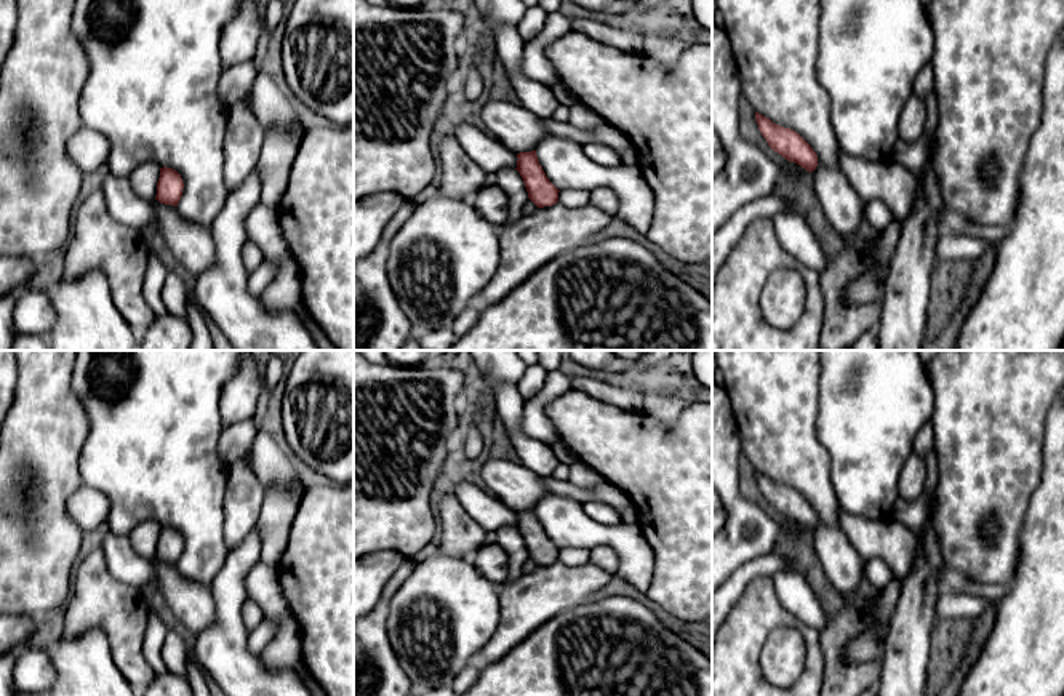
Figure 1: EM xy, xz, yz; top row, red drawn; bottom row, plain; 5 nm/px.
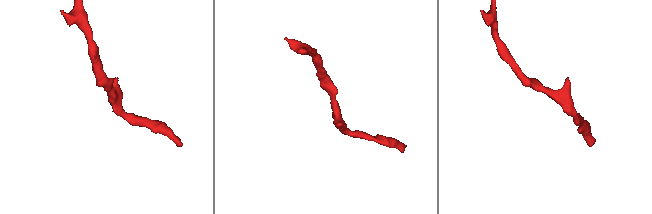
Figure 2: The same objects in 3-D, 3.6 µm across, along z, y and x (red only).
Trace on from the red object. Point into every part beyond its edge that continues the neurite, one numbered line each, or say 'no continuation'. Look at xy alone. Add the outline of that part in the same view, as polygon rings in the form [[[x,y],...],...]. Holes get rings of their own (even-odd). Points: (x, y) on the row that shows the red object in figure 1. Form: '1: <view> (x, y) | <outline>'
no continuation

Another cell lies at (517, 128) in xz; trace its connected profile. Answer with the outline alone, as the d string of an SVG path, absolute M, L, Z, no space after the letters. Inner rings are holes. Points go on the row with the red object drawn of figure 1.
M490 99L482 107L480 118L485 130L515 154L536 150L549 136L542 118L518 102Z

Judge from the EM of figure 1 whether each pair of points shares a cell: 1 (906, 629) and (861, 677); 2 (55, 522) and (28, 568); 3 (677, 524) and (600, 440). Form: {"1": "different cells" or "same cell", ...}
{"1": "different cells", "2": "same cell", "3": "same cell"}

